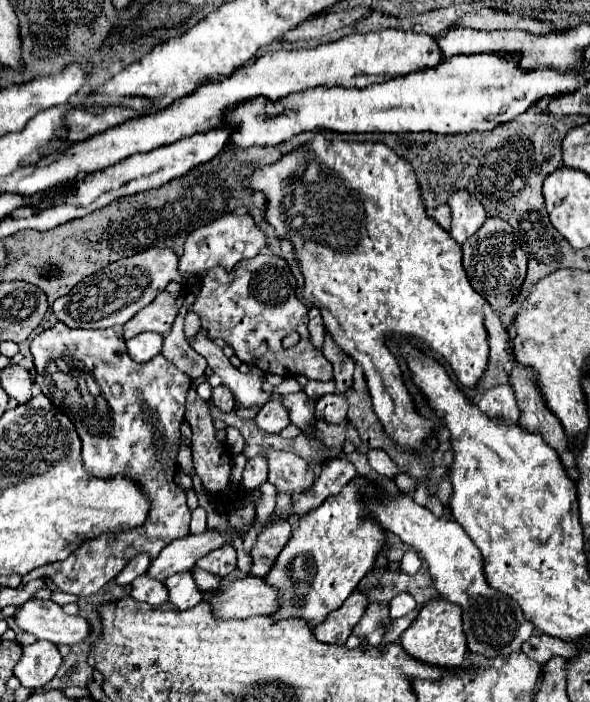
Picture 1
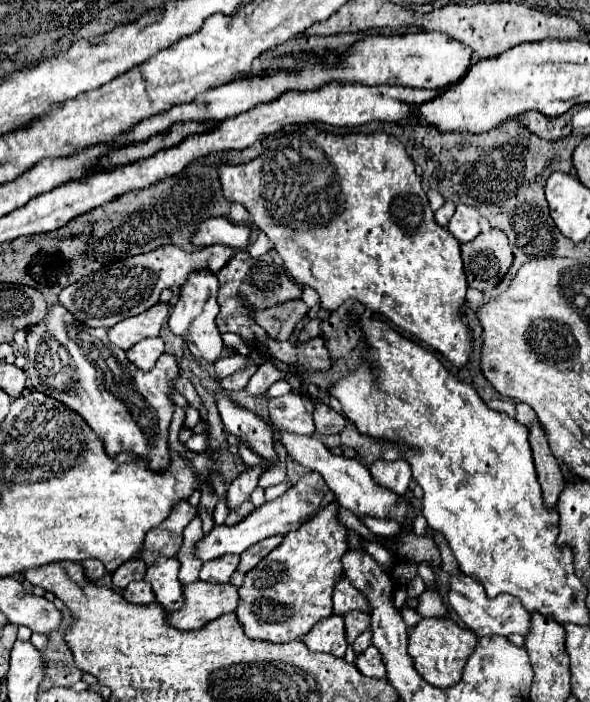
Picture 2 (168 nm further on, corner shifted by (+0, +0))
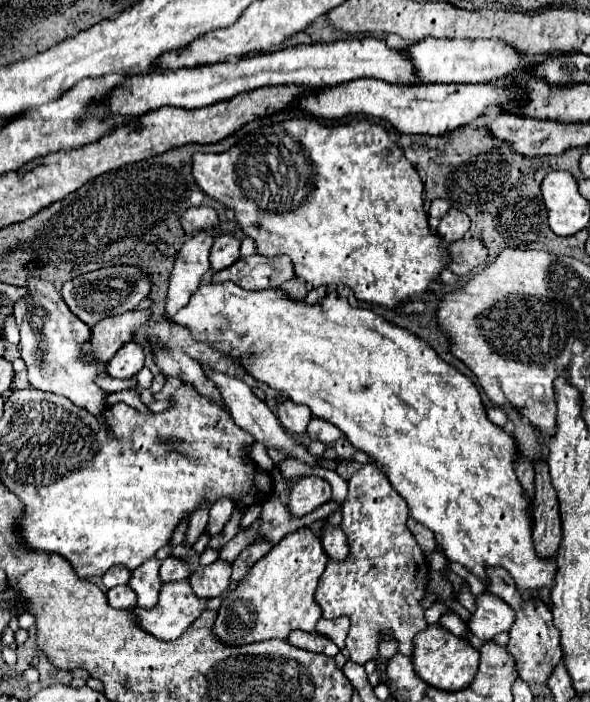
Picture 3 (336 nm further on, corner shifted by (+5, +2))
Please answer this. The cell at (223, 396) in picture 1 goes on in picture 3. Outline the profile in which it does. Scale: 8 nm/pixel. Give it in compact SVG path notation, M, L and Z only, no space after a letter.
M295 277L295 279L287 281L287 283L281 287L281 291L283 291L285 295L289 295L289 299L291 299L291 301L303 301L303 299L307 297L305 281L303 281L303 279L299 279L299 277Z

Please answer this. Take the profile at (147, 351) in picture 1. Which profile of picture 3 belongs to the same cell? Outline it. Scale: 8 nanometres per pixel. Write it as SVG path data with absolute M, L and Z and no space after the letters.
M127 343L123 345L123 349L119 349L119 353L115 353L115 357L109 361L109 375L111 377L119 377L119 379L129 379L135 373L141 371L145 361L145 353L143 347L137 343Z

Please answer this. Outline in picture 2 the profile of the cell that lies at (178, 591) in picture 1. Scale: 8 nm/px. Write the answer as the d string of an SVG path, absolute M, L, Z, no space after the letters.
M160 557L154 565L146 569L144 579L152 585L156 603L164 607L164 611L174 611L180 607L180 581L178 581L178 565L172 557Z

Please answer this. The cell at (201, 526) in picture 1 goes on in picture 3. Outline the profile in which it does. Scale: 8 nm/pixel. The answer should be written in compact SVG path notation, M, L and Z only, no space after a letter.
M169 555L163 563L161 563L161 569L159 569L159 575L163 581L177 581L177 579L187 579L191 573L191 565L181 559L181 557L173 557Z

